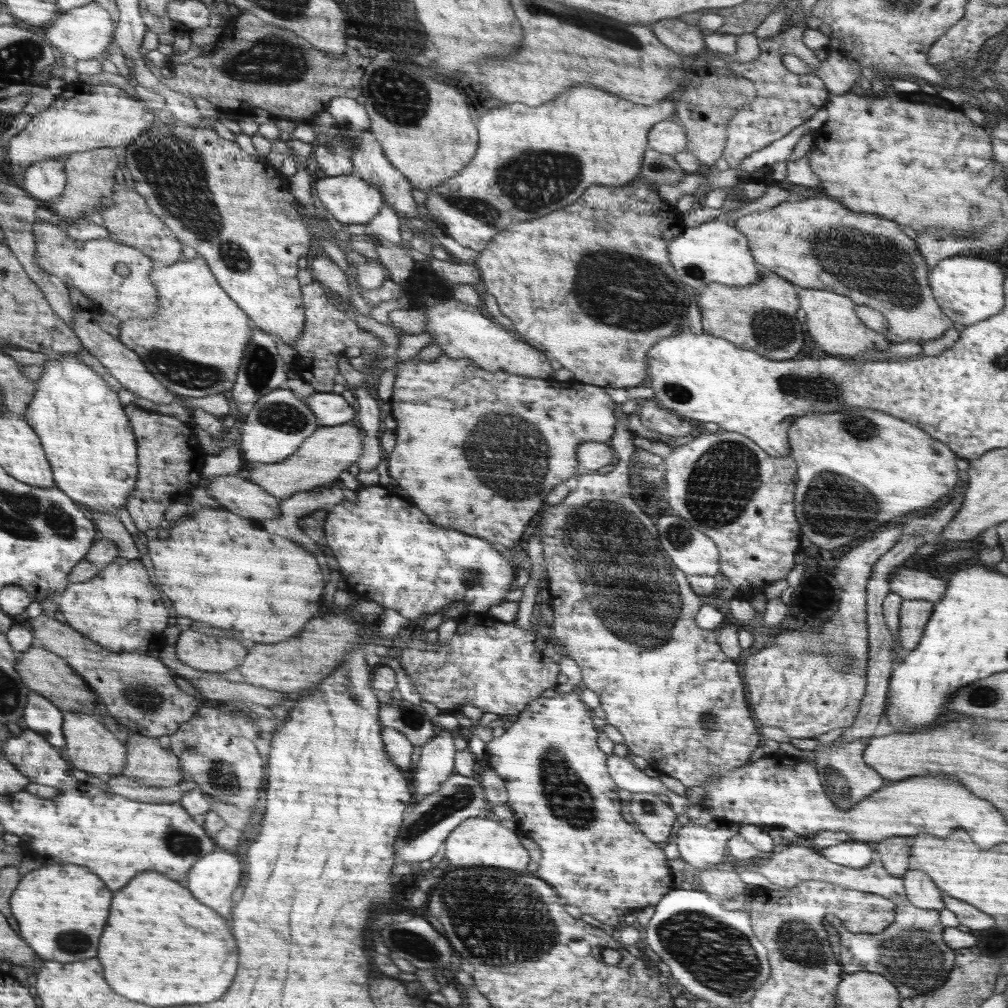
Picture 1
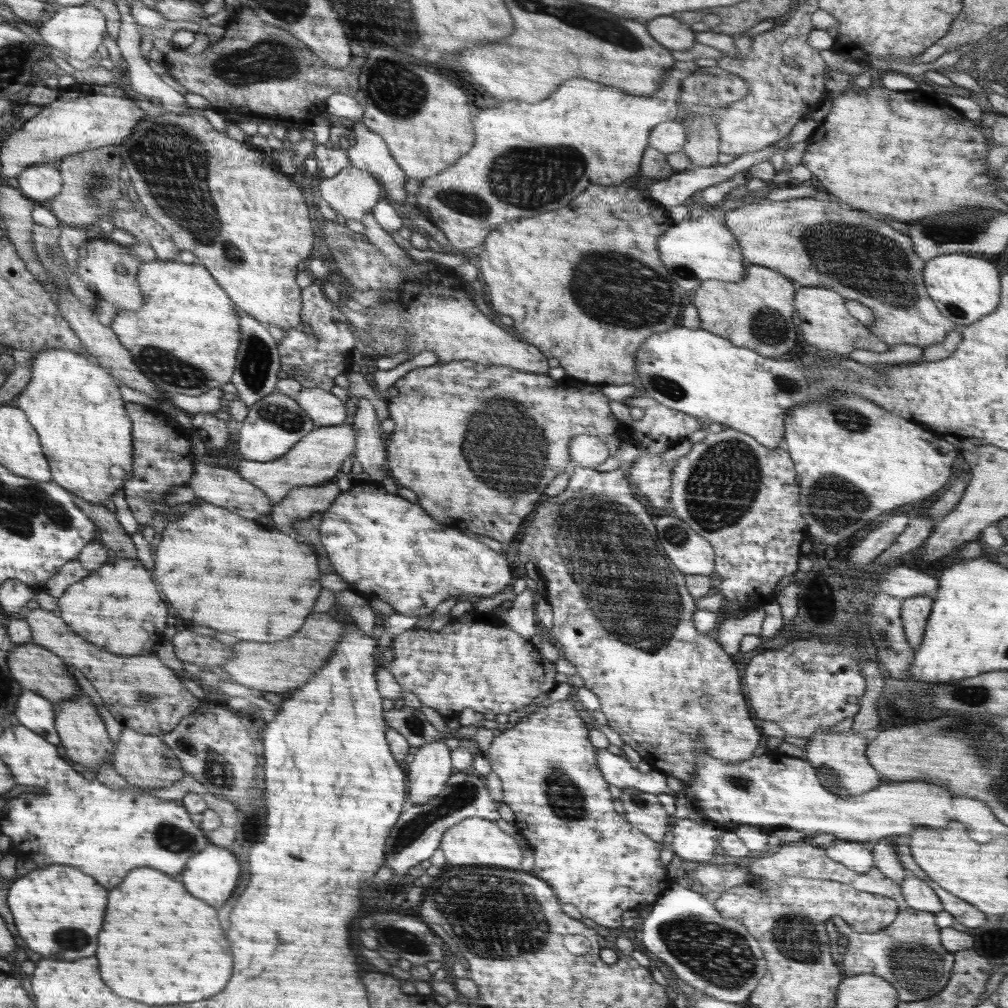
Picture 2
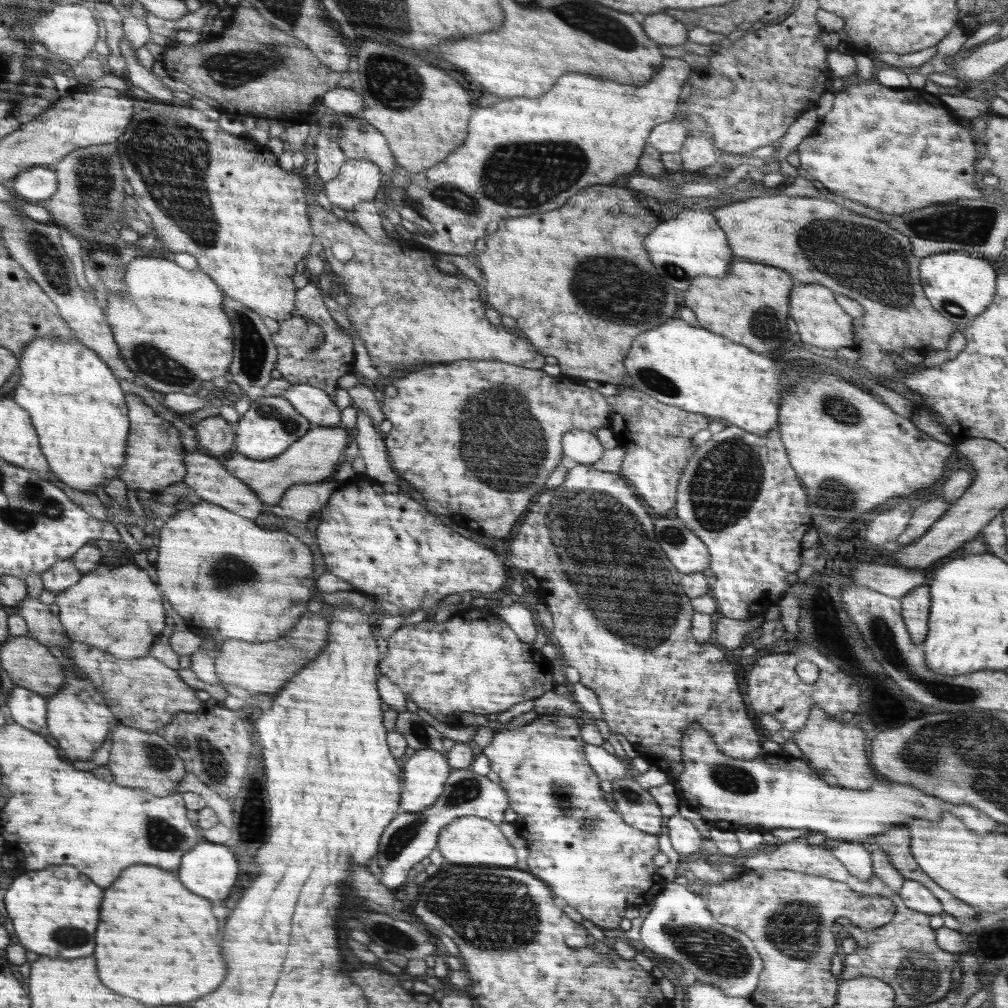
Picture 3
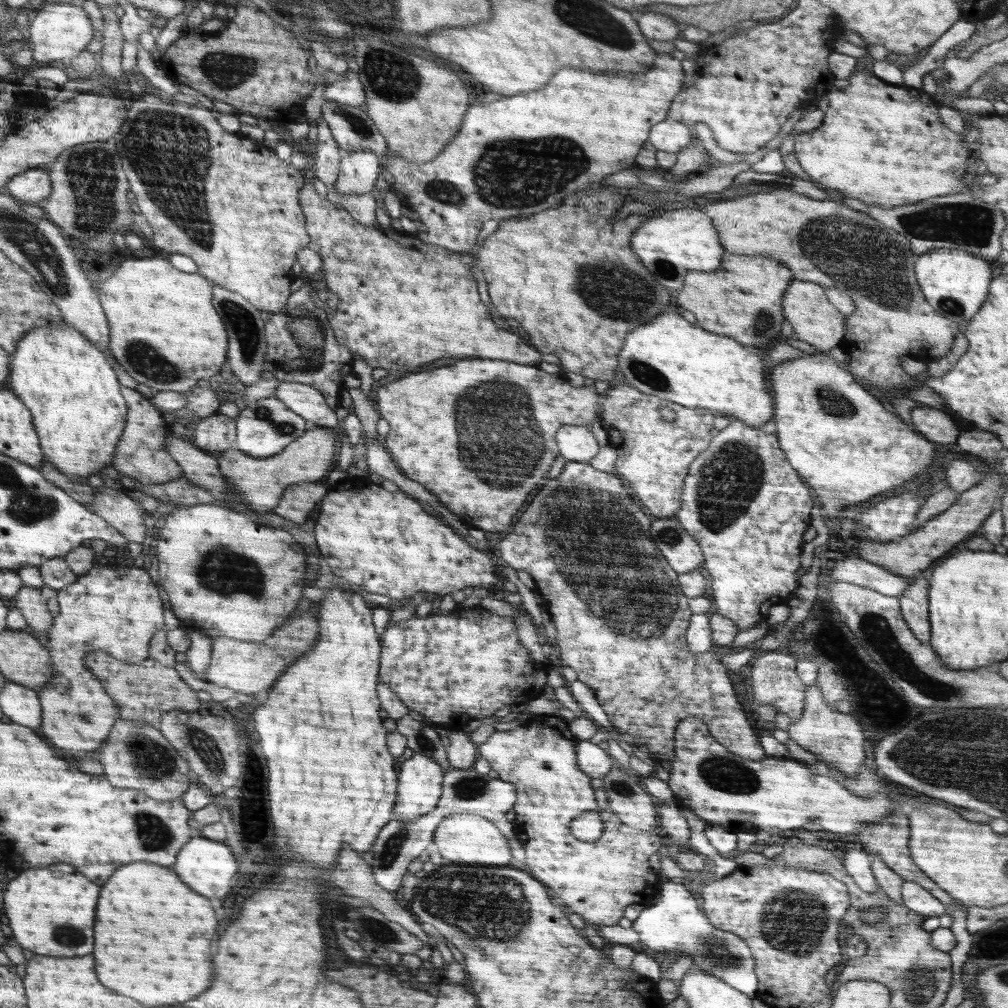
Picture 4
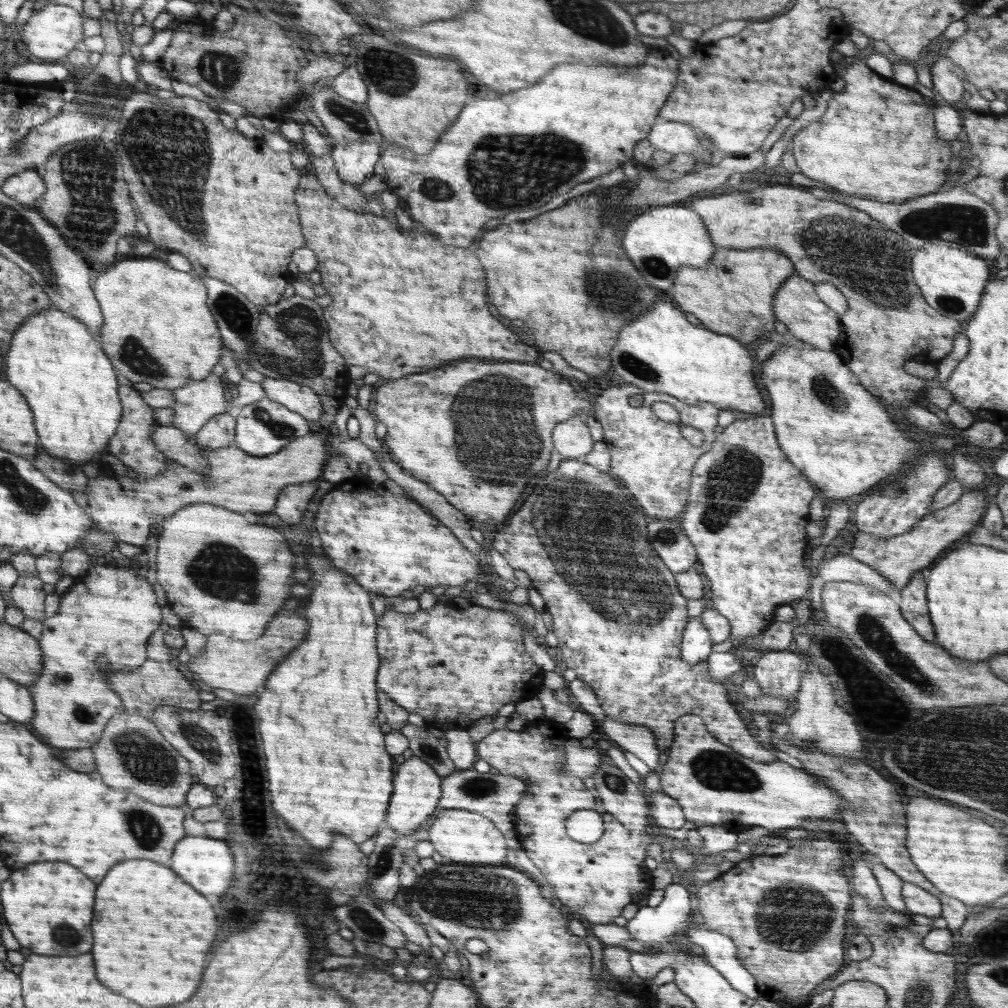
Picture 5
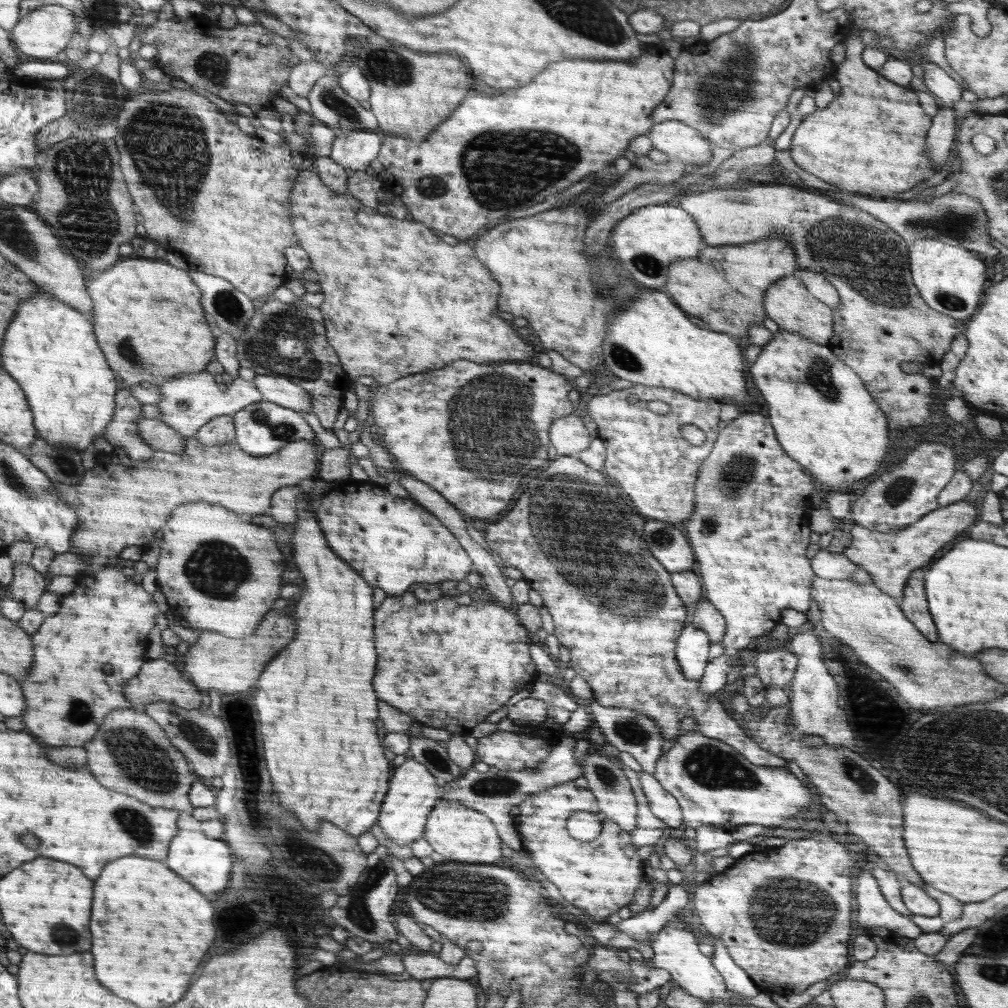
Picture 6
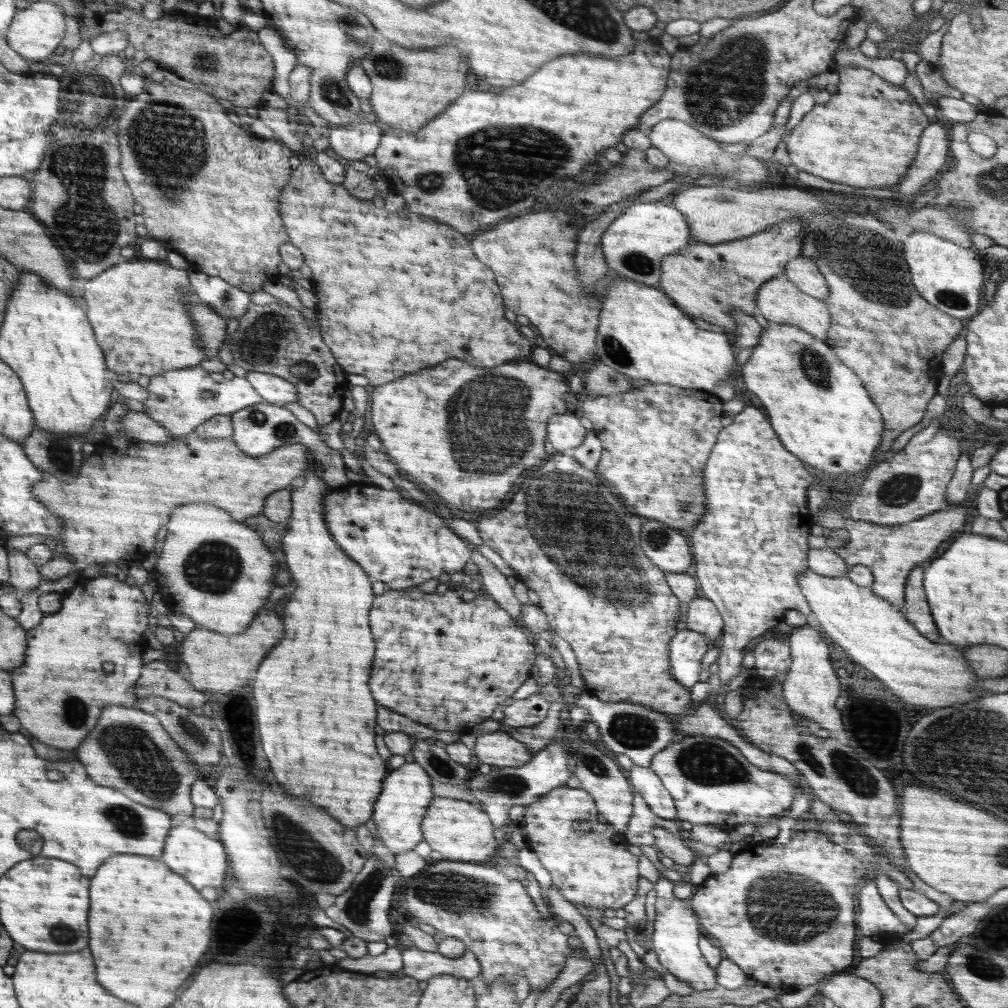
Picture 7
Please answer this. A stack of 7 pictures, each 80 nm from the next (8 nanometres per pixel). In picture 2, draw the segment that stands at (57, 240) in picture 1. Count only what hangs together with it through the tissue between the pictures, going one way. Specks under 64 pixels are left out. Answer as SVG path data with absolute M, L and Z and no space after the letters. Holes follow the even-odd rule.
M99 237L88 240L88 254L80 257L78 262L78 270L76 274L78 278L86 284L86 287L92 286L98 299L106 300L116 307L116 310L138 310L142 306L142 290L136 282L138 276L138 268L140 268L141 260L132 256L128 252L128 247L121 245L108 238ZM116 266L124 266L126 274L118 274Z

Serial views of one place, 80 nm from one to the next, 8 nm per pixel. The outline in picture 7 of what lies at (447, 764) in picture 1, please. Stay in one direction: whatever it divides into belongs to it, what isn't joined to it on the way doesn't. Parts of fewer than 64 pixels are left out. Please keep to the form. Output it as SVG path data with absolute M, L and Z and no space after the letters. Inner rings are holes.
M410 758L403 766L390 772L382 787L381 796L374 804L373 820L377 826L381 842L395 856L397 854L412 851L419 842L424 839L424 830L421 823L424 822L429 804L433 803L431 776L420 764Z

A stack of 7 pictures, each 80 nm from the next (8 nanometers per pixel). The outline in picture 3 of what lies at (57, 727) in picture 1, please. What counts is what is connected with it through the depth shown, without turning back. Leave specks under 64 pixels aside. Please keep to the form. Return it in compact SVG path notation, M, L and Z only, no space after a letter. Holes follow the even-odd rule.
M15 686L7 698L6 708L15 723L50 738L48 700L31 690Z

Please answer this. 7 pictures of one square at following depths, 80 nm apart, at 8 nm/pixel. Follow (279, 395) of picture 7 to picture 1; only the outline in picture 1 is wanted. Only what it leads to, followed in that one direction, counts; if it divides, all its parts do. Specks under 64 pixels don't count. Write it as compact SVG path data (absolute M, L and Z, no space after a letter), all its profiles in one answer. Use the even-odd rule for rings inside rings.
M314 393L306 399L323 427L353 423L356 412L340 394Z

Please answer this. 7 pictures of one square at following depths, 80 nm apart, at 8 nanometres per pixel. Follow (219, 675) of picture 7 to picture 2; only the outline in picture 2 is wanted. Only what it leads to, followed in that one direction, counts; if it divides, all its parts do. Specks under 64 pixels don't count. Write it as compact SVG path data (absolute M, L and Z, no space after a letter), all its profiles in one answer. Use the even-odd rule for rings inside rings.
M314 614L310 620L306 620L306 628L298 632L298 636L290 636L290 640L282 642L242 642L232 646L235 654L222 668L230 674L232 681L250 689L264 692L290 692L300 686L304 686L314 672L318 672L328 658L332 656L332 650L336 648L338 640L342 638L342 622L334 620L328 614Z

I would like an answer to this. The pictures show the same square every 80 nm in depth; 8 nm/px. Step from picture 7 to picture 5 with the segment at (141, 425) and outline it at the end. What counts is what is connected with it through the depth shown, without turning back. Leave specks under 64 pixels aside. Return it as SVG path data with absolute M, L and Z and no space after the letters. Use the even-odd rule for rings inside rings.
M157 423L153 428L151 439L160 452L163 452L167 458L177 461L178 464L197 469L197 472L209 470L206 459L201 455L200 447L174 425L163 426Z

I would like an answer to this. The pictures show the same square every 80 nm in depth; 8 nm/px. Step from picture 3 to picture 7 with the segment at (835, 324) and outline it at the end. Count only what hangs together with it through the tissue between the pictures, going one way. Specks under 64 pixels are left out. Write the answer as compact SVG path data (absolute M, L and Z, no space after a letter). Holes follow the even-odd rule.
M778 275L762 285L757 293L757 308L767 321L798 326L820 340L827 338L827 331L830 329L827 304L801 292L790 280L786 279L786 275Z

